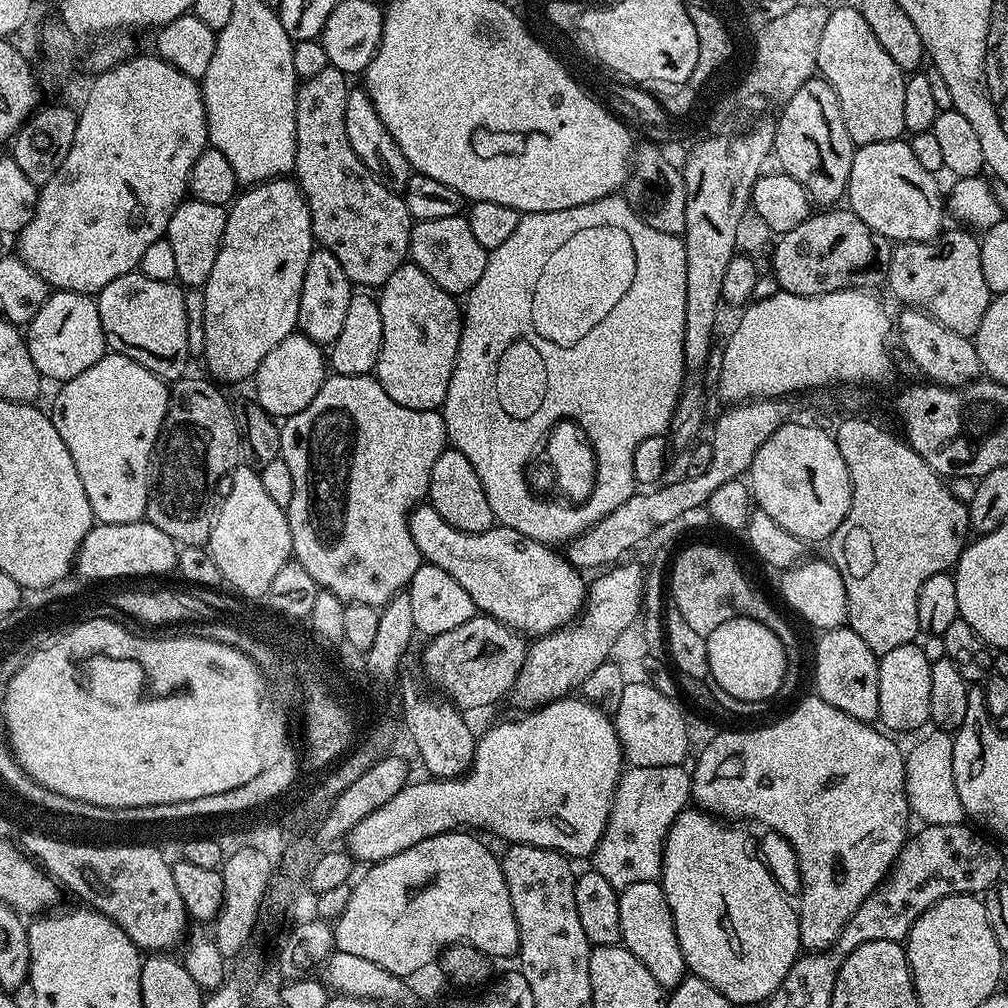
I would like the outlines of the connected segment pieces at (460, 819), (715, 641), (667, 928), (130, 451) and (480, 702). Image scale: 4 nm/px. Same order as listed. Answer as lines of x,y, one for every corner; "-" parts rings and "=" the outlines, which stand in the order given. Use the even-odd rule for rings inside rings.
561,698
559,700
552,700
541,708
525,711
521,715
524,716
521,720
504,720
501,724
494,725
484,737
481,735
477,739
476,753
472,759
472,765
468,767
467,772
463,776
455,780
423,778
424,780
418,781
417,784
412,784
412,782
405,783
404,788
398,790
398,794
394,794
394,798
390,798
390,802
386,802
386,806
378,806
378,810
374,810
374,814
368,815
362,822
358,822
358,826
354,826
354,830
350,834
353,848
351,848
351,851
353,853
361,852
368,859
368,862
375,862
390,858
394,854
402,854
402,850
410,850
410,846
418,846
418,842
443,832
455,832
467,828
472,830
485,828
486,831
493,832
496,836
501,836
504,842
508,844
529,844
535,848
552,848
554,851
560,852
569,858
577,858
576,856
591,857
603,836
603,832
607,828
612,795
616,789
616,784
620,781
620,773
622,771
621,748
618,734
613,724
613,717
608,712
607,714
604,712
607,711
603,707
589,704
583,698
=
745,616
734,618
730,622
722,622
718,630
714,630
706,637
708,642
708,671
710,676
717,680
726,693
735,699
744,701
760,702
777,695
782,686
783,674
786,670
787,660
782,642
767,626
757,620
751,620
=
657,881
634,882
633,885
626,886
618,892
620,901
618,902
618,918
620,919
620,939
624,947
654,974
654,982
658,982
661,988
671,990
676,987
676,983
683,980
686,975
686,965
684,955
678,946
678,934
674,930
674,918
670,914
670,906
666,902
666,894
=
109,351
101,360
94,362
94,366
90,366
90,370
82,370
82,374
78,374
78,378
63,381
59,388
60,393
57,394
52,408
50,407
50,415
62,442
66,442
66,450
70,450
70,458
74,458
74,466
78,466
78,478
82,478
82,486
86,486
86,498
90,498
90,510
93,517
101,524
129,524
135,520
144,520
148,511
150,469
154,464
154,453
158,448
160,430
164,426
170,403
169,385
150,370
146,370
146,366
134,362
120,352
=
477,614
470,622
454,626
441,636
431,637
424,652
424,666
439,691
457,708
488,708
511,693
514,682
524,665
528,644
512,628
492,616

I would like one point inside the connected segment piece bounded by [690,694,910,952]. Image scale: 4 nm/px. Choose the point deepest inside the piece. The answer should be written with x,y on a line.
832,786

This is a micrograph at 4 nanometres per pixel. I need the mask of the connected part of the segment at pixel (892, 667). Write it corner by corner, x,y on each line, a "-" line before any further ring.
916,642
906,646
898,646
895,650
890,650
890,654
879,657
879,661
879,723
892,734
912,732
915,728
922,727
923,724
927,725
930,714
930,670
932,663
926,658
923,647

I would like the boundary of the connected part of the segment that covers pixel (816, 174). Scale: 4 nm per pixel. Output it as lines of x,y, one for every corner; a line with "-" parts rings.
813,78
799,86
779,111
780,117
774,120
774,160
786,175
804,187
813,205
839,205
846,196
854,145
850,134
846,134
838,94
823,78

